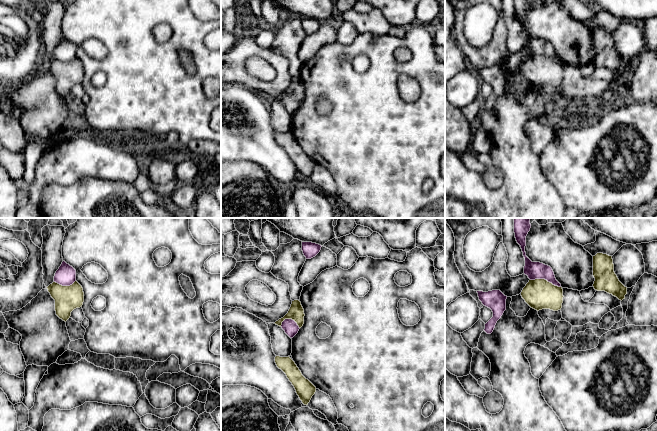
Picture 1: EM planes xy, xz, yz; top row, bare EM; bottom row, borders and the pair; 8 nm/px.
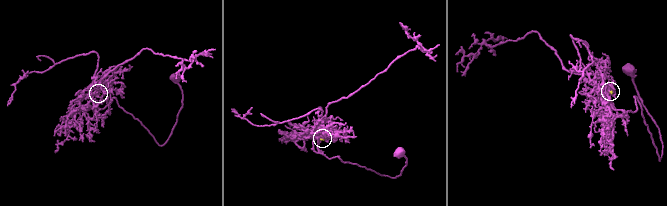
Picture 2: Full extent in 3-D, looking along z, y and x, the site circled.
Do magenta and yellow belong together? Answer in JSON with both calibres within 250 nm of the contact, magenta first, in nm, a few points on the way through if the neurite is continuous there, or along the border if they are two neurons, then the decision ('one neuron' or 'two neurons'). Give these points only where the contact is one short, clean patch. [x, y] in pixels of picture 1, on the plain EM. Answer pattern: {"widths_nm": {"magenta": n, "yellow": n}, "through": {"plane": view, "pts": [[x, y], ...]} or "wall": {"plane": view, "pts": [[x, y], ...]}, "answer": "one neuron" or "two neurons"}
{"widths_nm": {"magenta": 140, "yellow": 240}, "wall": {"plane": "yz", "pts": [[530, 55], [546, 55], [560, 63]]}, "answer": "two neurons"}

